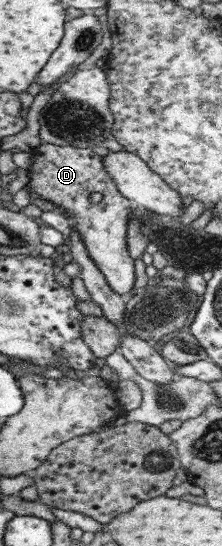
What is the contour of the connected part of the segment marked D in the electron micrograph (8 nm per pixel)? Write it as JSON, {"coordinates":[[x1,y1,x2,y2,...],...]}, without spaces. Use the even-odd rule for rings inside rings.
{"coordinates":[[39,143,29,152,31,163,28,170,28,189,35,192,42,199,49,200,69,214,71,226,80,236,87,256,93,261,97,270,104,276,107,286,113,292,120,294,123,298,129,298,128,292,133,289,133,259,128,255,126,249,125,235,128,225,129,200,123,198,108,174,101,165,101,156,97,156,92,149,77,148,74,146,55,146,47,143],[99,192,101,200,96,204,89,202,89,194]]}

